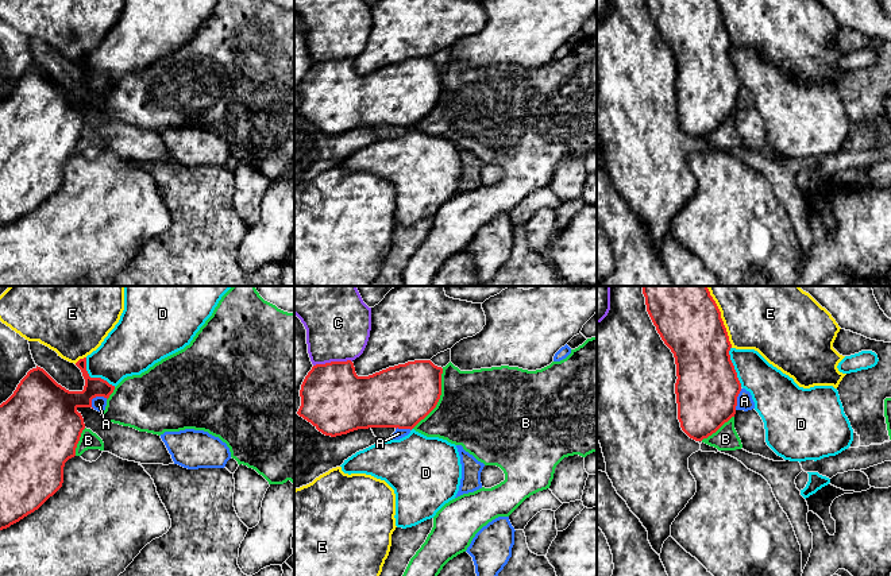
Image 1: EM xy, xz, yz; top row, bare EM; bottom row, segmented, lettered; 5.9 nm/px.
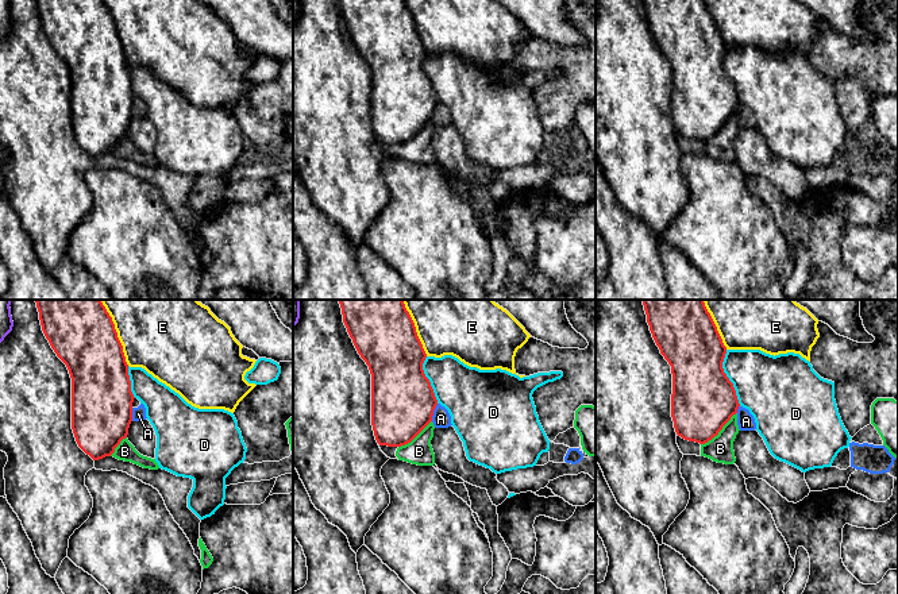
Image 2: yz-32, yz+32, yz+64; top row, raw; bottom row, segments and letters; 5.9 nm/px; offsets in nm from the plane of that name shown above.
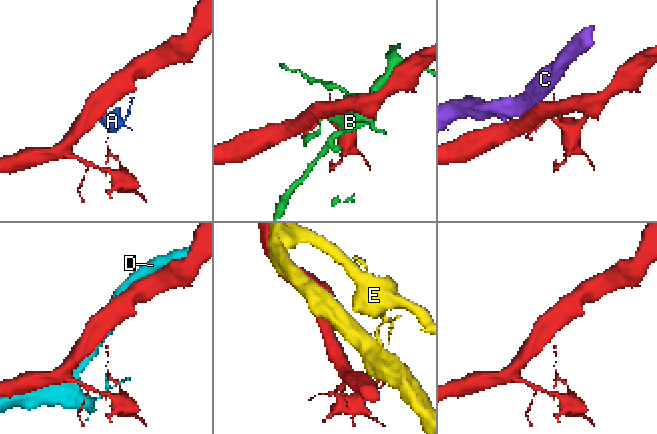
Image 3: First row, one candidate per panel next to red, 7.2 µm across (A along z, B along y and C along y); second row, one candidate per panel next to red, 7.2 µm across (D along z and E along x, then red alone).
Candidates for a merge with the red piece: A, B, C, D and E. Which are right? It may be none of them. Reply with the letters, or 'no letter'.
no letter

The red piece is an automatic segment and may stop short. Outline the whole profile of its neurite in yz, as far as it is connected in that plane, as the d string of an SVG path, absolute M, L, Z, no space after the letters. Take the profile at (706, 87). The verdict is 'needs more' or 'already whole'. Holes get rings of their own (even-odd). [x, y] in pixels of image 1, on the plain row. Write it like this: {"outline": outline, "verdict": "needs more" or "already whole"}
{"outline": "M645 0L676 62L675 92L682 128L702 139L736 112L741 81L716 0Z", "verdict": "already whole"}

